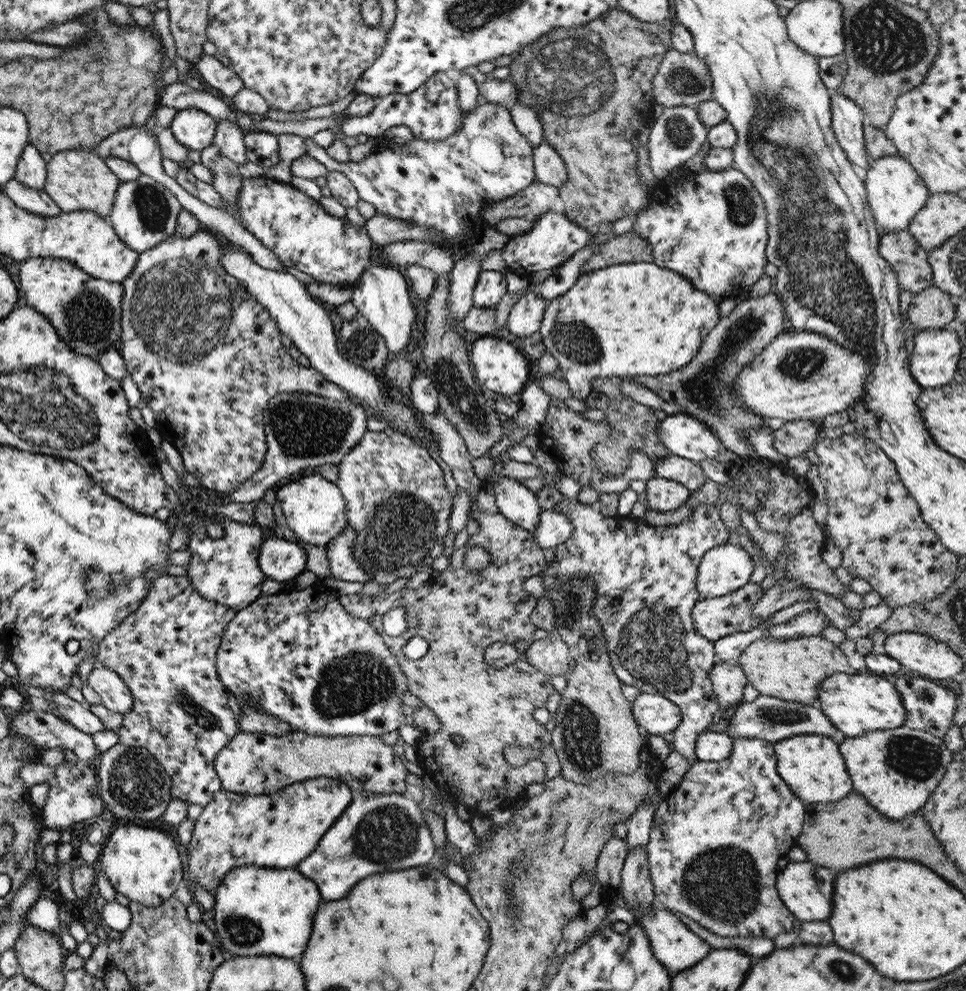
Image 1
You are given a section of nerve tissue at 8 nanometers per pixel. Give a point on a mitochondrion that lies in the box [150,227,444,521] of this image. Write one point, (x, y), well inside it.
(302, 427)

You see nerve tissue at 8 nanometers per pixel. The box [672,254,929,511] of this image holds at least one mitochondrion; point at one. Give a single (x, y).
(703, 389)

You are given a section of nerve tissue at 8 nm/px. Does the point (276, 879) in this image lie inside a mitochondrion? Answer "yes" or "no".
no

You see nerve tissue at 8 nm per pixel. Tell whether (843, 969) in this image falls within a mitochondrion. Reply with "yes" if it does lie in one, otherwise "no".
yes

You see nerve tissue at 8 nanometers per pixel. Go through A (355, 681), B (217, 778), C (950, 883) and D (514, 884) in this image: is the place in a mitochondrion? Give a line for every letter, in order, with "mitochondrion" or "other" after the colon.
A: mitochondrion
B: other
C: other
D: mitochondrion

